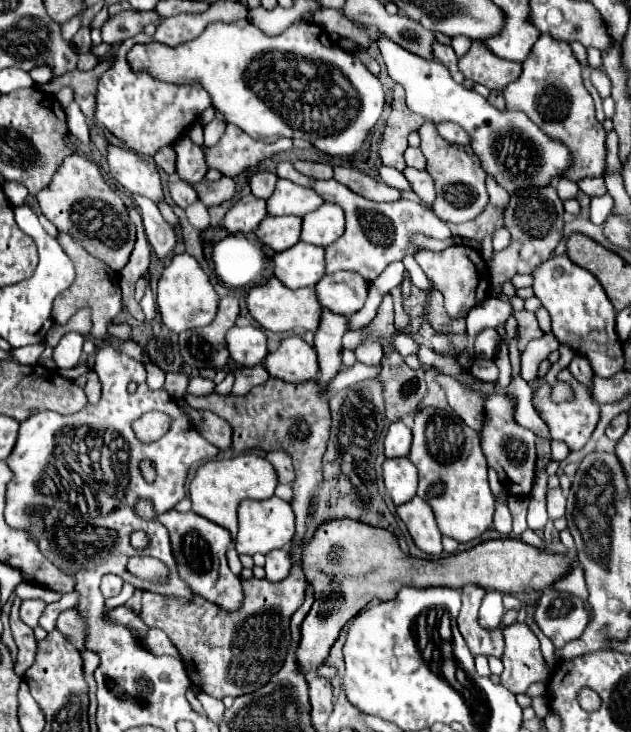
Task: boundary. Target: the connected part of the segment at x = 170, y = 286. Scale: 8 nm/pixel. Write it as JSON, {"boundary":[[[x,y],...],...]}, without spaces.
{"boundary":[[[182,253],[182,255],[174,255],[170,265],[164,267],[156,287],[156,303],[158,303],[158,313],[162,317],[162,323],[172,333],[182,333],[188,329],[204,327],[214,319],[218,307],[218,295],[212,289],[198,261],[188,253]]]}

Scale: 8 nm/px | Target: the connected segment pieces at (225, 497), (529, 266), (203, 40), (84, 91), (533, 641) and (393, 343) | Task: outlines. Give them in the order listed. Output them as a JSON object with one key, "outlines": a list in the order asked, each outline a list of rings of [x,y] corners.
{"outlines":[[[[246,453],[232,459],[214,459],[200,465],[196,469],[194,479],[190,481],[188,491],[190,491],[192,511],[228,529],[234,541],[238,533],[238,503],[242,499],[258,499],[258,501],[270,499],[274,495],[276,485],[278,481],[276,481],[274,467],[268,461],[264,461],[264,457]]],[[[546,185],[514,191],[500,215],[504,219],[504,227],[512,235],[512,243],[492,257],[490,283],[496,291],[500,291],[502,283],[512,279],[516,273],[532,273],[538,265],[542,265],[546,259],[552,257],[556,245],[562,239],[564,207],[556,189],[552,185]]],[[[248,19],[232,23],[214,21],[208,23],[202,35],[174,49],[158,43],[134,45],[128,51],[128,63],[132,71],[144,71],[164,83],[202,85],[210,93],[212,107],[224,115],[226,123],[238,125],[254,139],[306,139],[332,157],[358,153],[384,111],[384,89],[380,79],[352,53],[334,45],[322,27],[308,21],[296,21],[276,39],[266,37]]],[[[100,61],[92,71],[70,71],[60,77],[52,77],[46,85],[40,89],[56,95],[62,87],[74,89],[74,99],[80,105],[82,113],[86,115],[88,123],[94,123],[94,107],[96,107],[96,83],[98,77],[110,67],[110,61]]],[[[512,623],[502,629],[506,651],[502,657],[502,685],[512,693],[526,693],[530,683],[548,681],[550,665],[540,653],[540,641],[528,623]]],[[[398,335],[388,341],[388,345],[401,354],[406,356],[409,353],[415,353],[418,349],[416,341],[412,341],[412,337],[407,335]]]]}

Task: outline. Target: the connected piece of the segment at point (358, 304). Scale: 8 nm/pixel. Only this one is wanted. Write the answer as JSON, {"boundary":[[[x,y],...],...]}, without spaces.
{"boundary":[[[350,271],[324,275],[314,289],[322,307],[346,317],[362,309],[368,295],[368,283]]]}

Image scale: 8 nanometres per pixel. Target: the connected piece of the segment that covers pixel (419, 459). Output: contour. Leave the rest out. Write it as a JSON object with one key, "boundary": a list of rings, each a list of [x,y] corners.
{"boundary":[[[420,407],[414,413],[412,447],[408,459],[418,467],[418,497],[422,497],[436,515],[438,529],[460,541],[480,537],[492,523],[494,497],[488,487],[486,457],[478,435],[452,409]]]}

